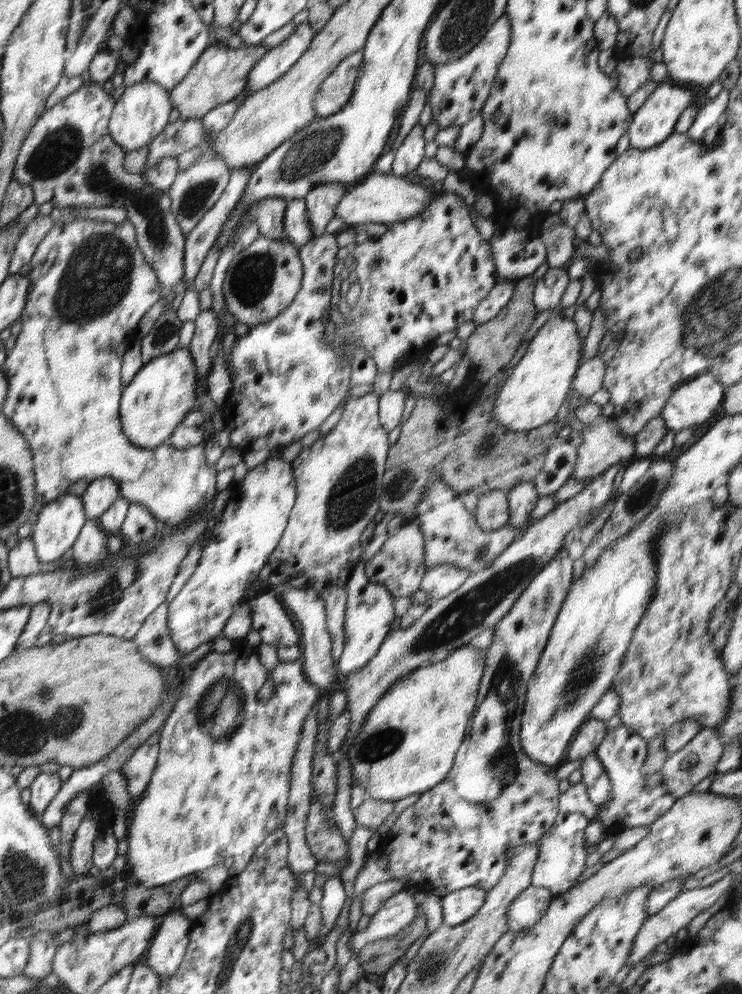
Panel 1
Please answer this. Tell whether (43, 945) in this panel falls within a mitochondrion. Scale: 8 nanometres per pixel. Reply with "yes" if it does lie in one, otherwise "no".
no

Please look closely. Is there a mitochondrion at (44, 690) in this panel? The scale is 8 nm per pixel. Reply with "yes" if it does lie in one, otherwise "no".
yes

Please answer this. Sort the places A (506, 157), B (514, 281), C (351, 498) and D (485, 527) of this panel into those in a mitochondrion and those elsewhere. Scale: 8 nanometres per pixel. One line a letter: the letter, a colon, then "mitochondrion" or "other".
A: other
B: other
C: mitochondrion
D: other

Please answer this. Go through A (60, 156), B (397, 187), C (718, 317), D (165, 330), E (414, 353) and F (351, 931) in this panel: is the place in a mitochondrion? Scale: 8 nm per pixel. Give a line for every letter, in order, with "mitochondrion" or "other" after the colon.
A: mitochondrion
B: other
C: mitochondrion
D: mitochondrion
E: other
F: other

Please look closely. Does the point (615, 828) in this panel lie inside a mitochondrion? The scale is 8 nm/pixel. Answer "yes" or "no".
no

